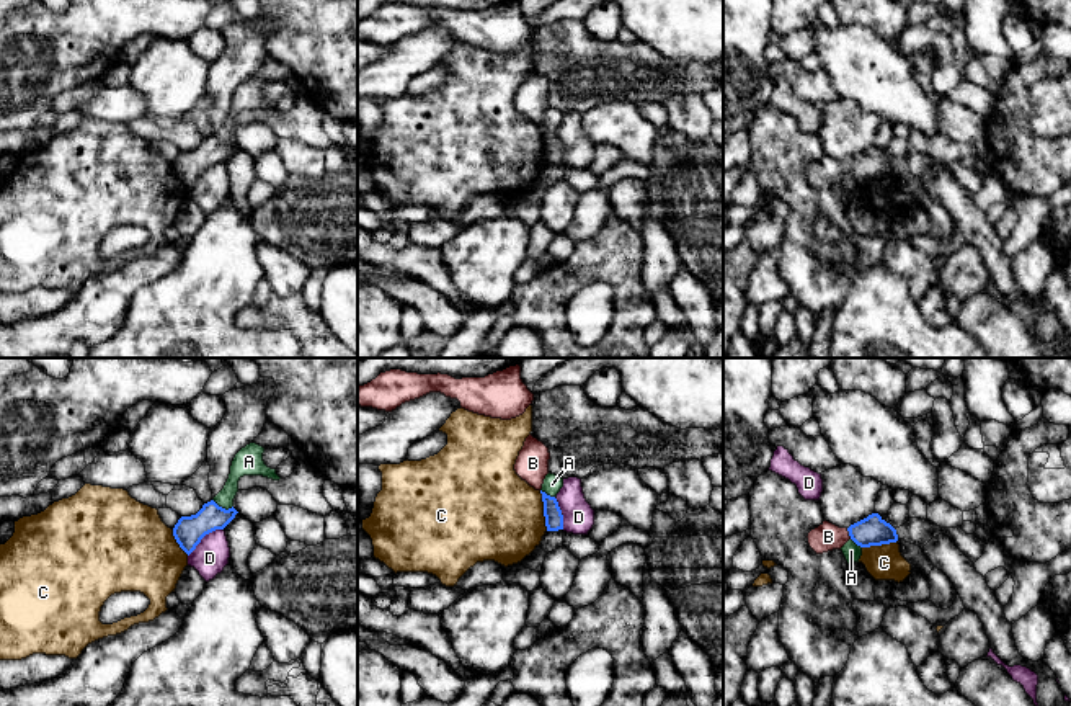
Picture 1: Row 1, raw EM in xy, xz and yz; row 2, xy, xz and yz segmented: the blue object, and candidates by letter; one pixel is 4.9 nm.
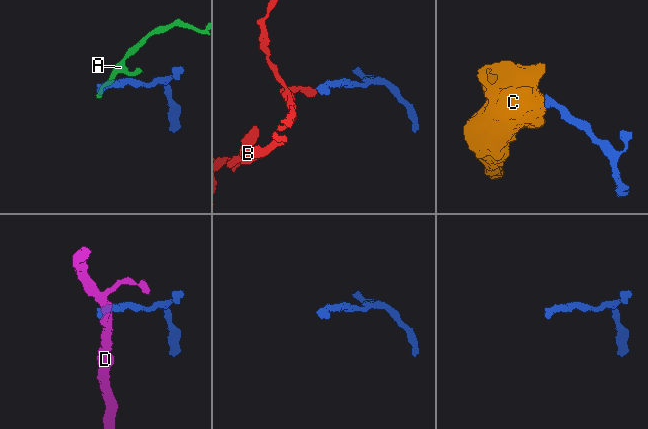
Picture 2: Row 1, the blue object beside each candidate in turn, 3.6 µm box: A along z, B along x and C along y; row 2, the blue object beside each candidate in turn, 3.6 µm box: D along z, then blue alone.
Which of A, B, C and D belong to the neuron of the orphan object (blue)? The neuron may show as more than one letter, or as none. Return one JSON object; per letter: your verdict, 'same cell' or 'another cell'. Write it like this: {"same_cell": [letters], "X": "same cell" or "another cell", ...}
{"same_cell": ["B"], "A": "another cell", "B": "same cell", "C": "another cell", "D": "another cell"}

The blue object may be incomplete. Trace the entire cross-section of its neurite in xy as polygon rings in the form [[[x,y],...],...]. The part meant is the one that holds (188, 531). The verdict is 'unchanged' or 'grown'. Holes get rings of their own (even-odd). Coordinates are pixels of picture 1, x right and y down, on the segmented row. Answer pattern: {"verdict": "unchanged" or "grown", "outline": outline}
{"verdict": "unchanged", "outline": [[[211,500],[196,515],[181,516],[173,528],[173,536],[189,556],[206,534],[224,530],[237,513],[233,507],[225,510]]]}

